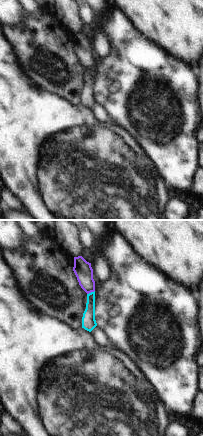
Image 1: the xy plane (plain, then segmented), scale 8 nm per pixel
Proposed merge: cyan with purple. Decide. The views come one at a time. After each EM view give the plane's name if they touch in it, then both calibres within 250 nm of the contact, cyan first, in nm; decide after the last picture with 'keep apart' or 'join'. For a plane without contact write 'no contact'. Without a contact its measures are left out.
meets cyan in xy; 110 nm thick on the cyan side, 140 nm on the other

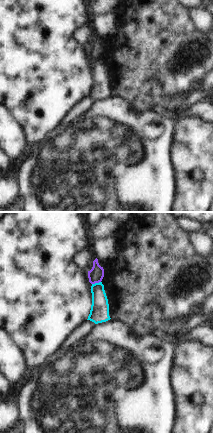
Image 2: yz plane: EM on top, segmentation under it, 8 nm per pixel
meets cyan in yz; 150 nm thick on the cyan side, 120 nm on the other

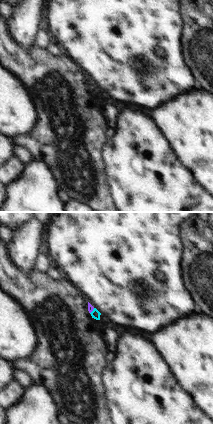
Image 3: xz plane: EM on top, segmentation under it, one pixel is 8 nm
meets cyan in xz; 70 nm thick on the cyan side, 50 nm on the other

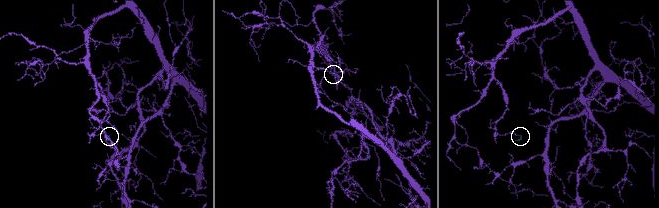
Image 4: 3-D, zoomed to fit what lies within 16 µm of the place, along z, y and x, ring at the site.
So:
keep apart

